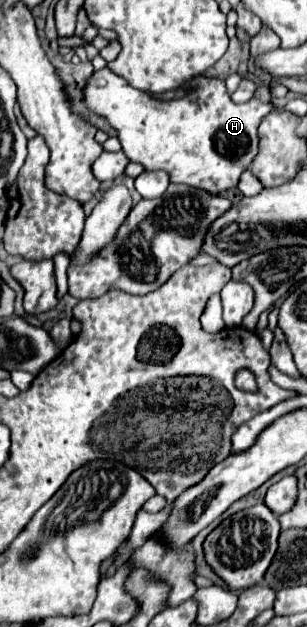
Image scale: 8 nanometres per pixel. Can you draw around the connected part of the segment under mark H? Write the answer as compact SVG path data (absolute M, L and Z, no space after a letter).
M102 69L86 79L82 93L84 105L116 129L122 151L130 161L144 165L146 171L166 171L172 183L222 193L238 185L240 173L248 169L258 153L256 129L262 117L268 115L270 105L258 99L234 103L222 79L196 77L190 81L190 87L192 93L182 99L158 101L130 87L110 69Z

